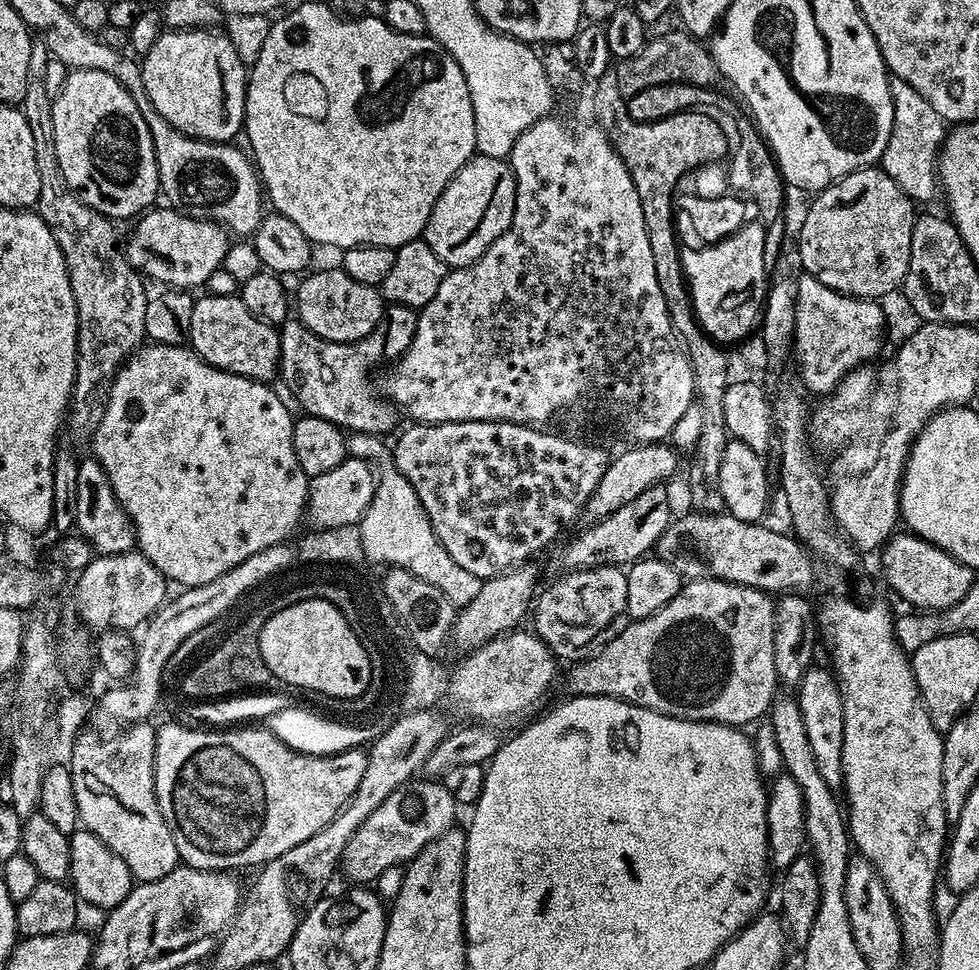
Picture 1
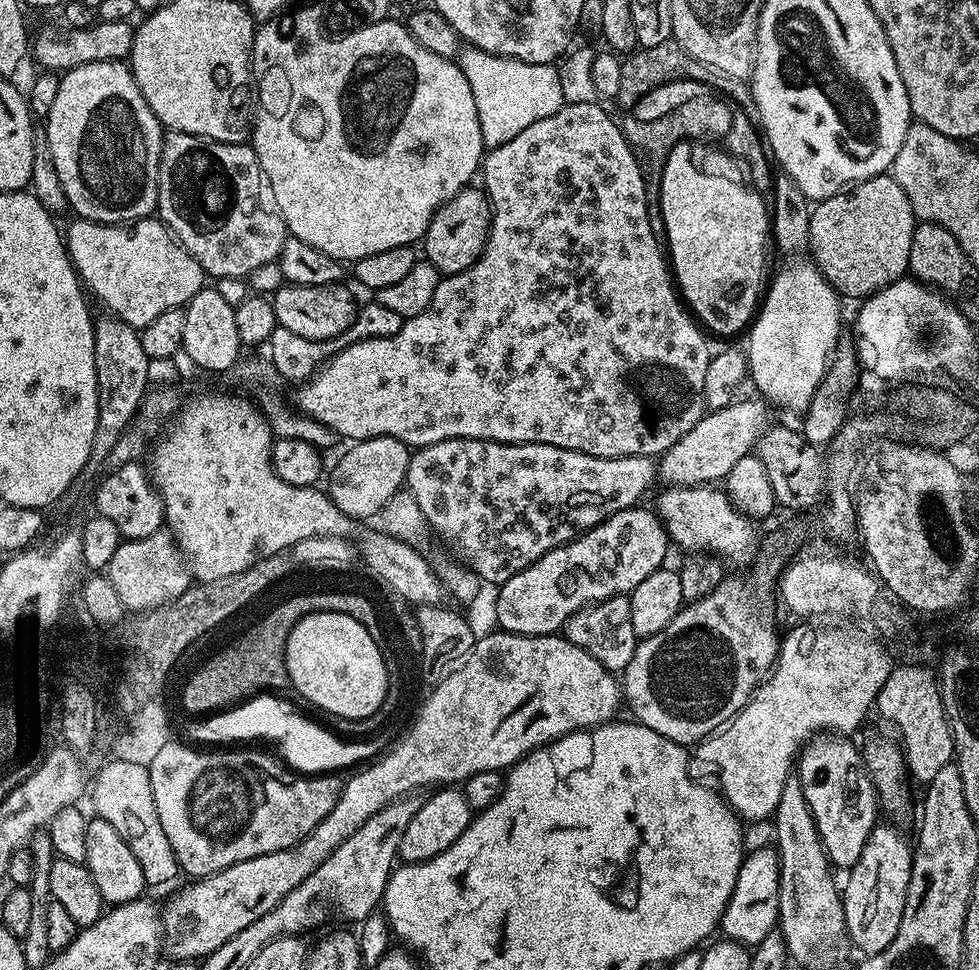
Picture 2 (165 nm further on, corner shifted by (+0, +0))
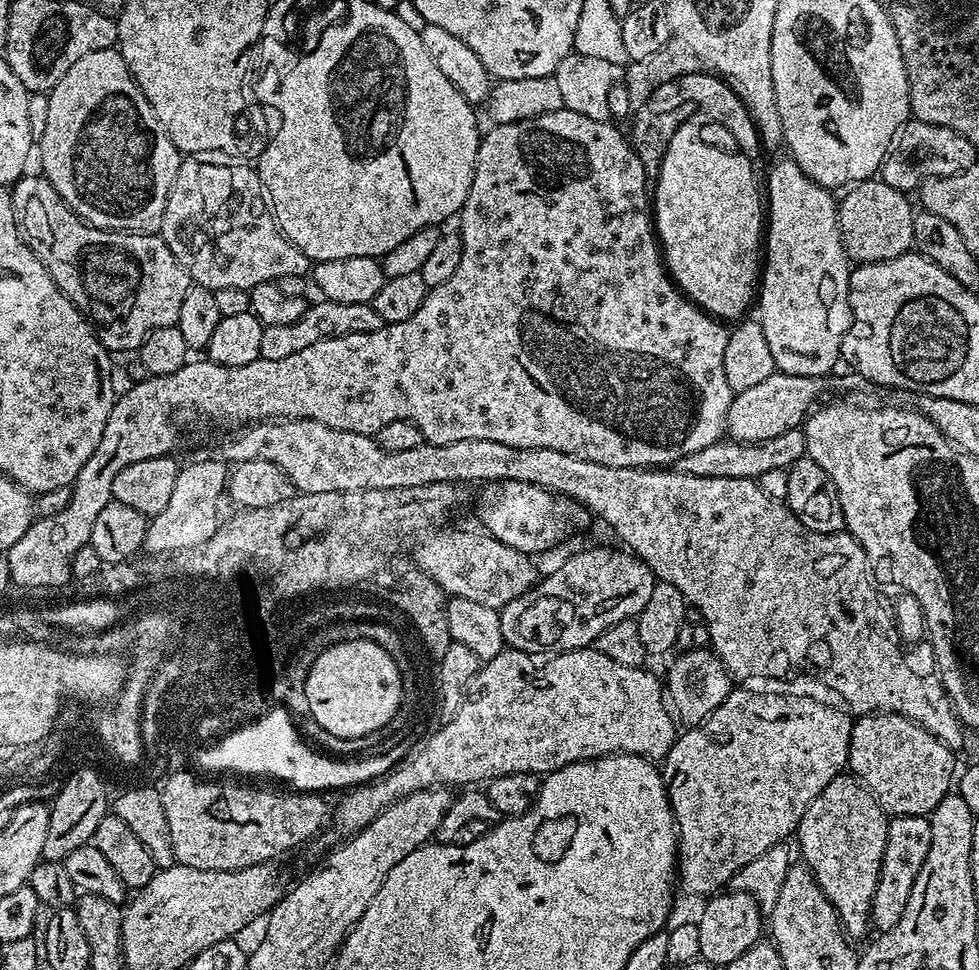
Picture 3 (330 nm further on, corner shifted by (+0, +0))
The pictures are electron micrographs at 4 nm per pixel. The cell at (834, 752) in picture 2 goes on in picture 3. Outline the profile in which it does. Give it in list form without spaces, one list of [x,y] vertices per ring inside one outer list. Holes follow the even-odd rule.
[[[841,774],[834,777],[830,786],[826,786],[826,790],[822,790],[818,798],[810,802],[810,806],[806,806],[806,814],[802,814],[802,822],[794,833],[795,839],[800,839],[800,852],[804,855],[803,863],[812,871],[812,877],[818,882],[826,898],[830,898],[845,933],[852,938],[870,932],[872,899],[878,886],[882,854],[886,850],[889,819],[884,807],[855,776]]]

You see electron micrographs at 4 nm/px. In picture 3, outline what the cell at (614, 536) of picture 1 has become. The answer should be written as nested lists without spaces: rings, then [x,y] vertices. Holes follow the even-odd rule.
[[[588,548],[574,553],[529,592],[499,609],[505,645],[533,654],[590,648],[610,626],[639,616],[658,581],[644,560],[616,548]]]

